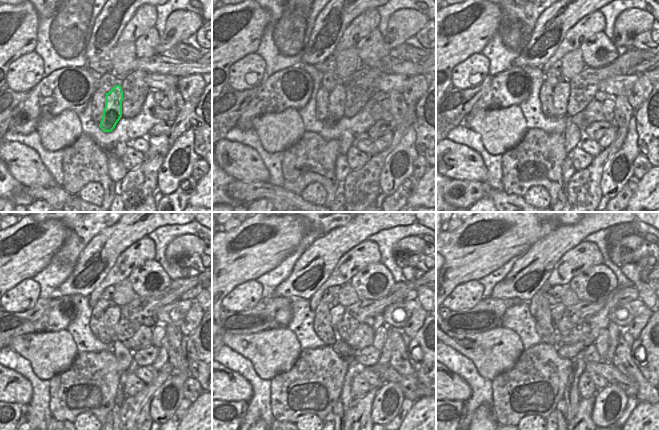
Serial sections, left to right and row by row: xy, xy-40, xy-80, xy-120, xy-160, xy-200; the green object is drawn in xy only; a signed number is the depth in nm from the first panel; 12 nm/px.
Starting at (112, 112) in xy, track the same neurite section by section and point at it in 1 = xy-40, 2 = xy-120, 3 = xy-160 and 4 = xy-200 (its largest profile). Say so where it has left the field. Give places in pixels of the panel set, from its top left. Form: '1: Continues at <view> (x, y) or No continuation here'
1: Continues at xy-40 (336, 107)
2: Continues at xy-120 (112, 314)
3: Continues at xy-160 (336, 312)
4: Continues at xy-200 (557, 311)

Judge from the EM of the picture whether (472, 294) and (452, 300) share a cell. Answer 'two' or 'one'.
one

